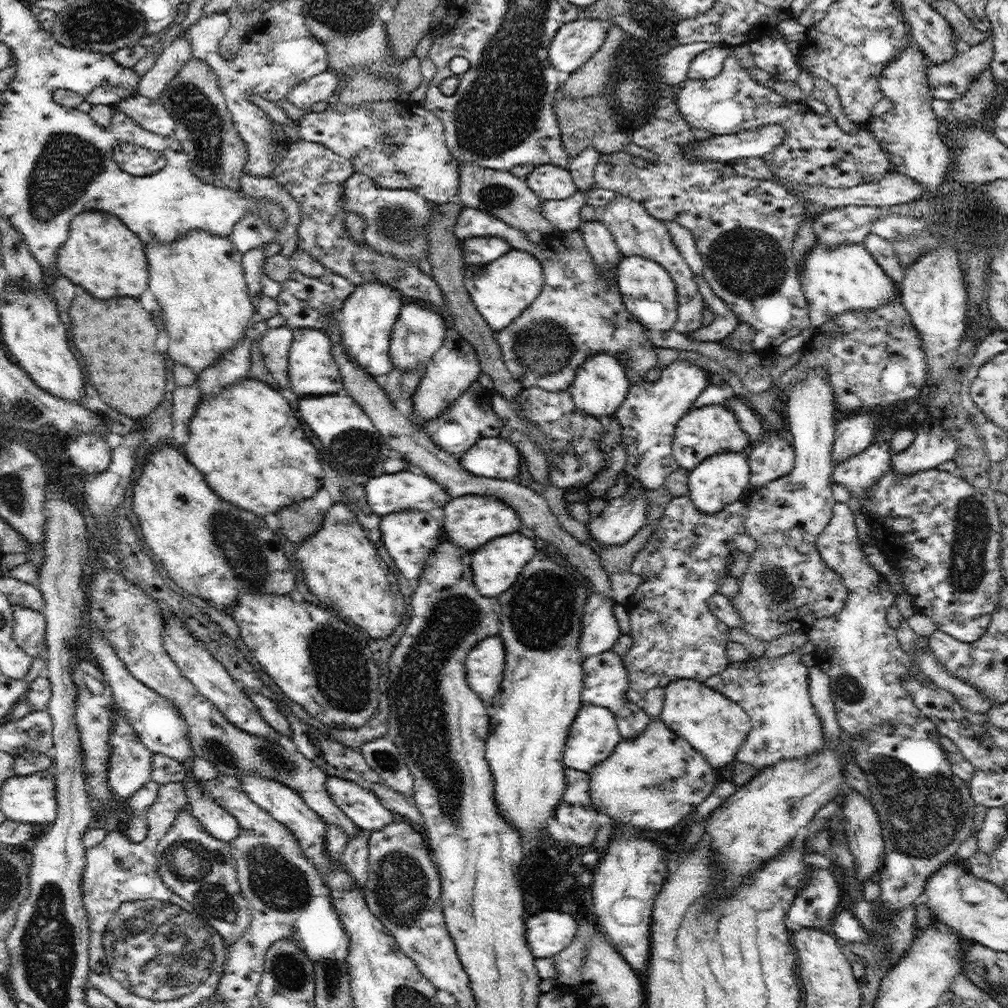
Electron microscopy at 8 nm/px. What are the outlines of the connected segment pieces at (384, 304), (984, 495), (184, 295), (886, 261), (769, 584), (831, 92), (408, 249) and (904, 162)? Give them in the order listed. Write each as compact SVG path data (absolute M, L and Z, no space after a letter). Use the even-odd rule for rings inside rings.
M368 281L356 285L355 288L337 314L342 343L348 349L348 355L368 375L374 378L377 375L389 375L394 368L389 358L389 344L394 324L404 304L403 297L394 287L378 281Z
M938 467L928 469L927 471L916 471L912 475L898 473L898 471L890 468L882 475L880 481L874 483L870 499L866 499L864 514L867 517L868 526L872 528L872 534L876 541L875 545L891 560L890 567L896 568L904 590L912 596L915 612L929 616L934 621L934 624L936 624L938 630L946 632L946 634L949 634L956 640L960 640L960 642L970 643L977 641L986 632L991 621L991 614L996 610L1000 602L999 592L1001 587L998 581L1002 578L1000 548L1002 524L999 519L997 504L990 493L979 491L974 485L968 483L964 476L954 476L951 472L939 470Z
M196 230L170 244L148 244L150 264L150 290L160 302L166 330L170 336L168 356L176 364L184 364L197 376L214 365L225 352L232 350L247 334L255 316L255 306L245 281L243 254L236 250L229 236L216 236L212 232Z
M872 232L866 236L863 243L864 248L868 249L882 270L892 278L892 282L900 286L905 275L905 268L898 262L893 243Z
M811 368L806 377L798 383L790 383L790 399L784 404L786 432L792 434L795 464L791 471L764 486L757 487L748 502L746 532L756 541L756 554L749 557L744 579L740 579L740 594L730 598L736 613L740 613L741 627L749 634L764 642L776 640L783 634L796 630L807 633L810 627L822 617L836 615L848 601L848 590L828 564L822 560L816 539L828 526L833 515L833 506L837 503L831 489L833 466L832 450L835 442L836 401L832 394L832 385L825 368Z
M812 74L812 76L814 78L814 88L810 98L821 101L827 105L828 114L836 119L837 124L840 125L840 128L842 128L845 134L856 132L858 128L865 127L863 124L853 123L852 120L846 116L836 87L832 86L827 80L814 74Z
M354 172L346 182L344 182L344 212L354 211L366 221L366 230L364 230L364 242L368 246L374 247L376 251L388 253L400 259L408 259L412 263L418 264L423 256L428 256L428 221L432 219L432 207L434 203L426 200L424 196L416 191L404 188L384 188L376 184L374 180Z
M912 44L904 47L896 59L888 62L880 73L879 85L883 97L890 99L893 107L880 116L872 117L866 127L889 155L889 172L898 172L916 179L926 189L926 192L922 192L923 197L934 198L947 191L945 182L951 148L949 141L938 132L940 122L931 107L935 97L928 87L926 70L928 62L925 54L916 50Z

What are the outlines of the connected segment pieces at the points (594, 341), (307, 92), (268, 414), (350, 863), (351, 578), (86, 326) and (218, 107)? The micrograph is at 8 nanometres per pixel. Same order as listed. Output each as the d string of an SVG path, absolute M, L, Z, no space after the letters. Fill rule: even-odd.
M463 208L458 215L454 234L460 239L476 237L498 237L504 239L512 248L524 250L532 256L536 256L542 264L544 274L544 286L535 302L526 308L521 316L518 316L507 328L496 332L496 340L501 348L501 354L506 369L512 376L526 388L538 385L547 391L569 390L570 383L574 381L576 370L579 365L592 354L600 352L619 358L619 362L625 366L626 375L632 383L638 383L644 379L645 373L650 368L656 367L658 360L655 354L654 343L649 340L648 332L638 320L625 308L619 288L613 282L600 275L600 269L594 263L594 257L584 242L579 229L551 233L542 238L540 244L528 239L528 233L506 224L500 218L476 210L476 208ZM625 352L628 359L621 356Z
M328 70L296 84L286 94L286 99L304 111L310 112L312 104L327 101L330 96L336 93L338 81L336 72Z
M246 376L224 386L214 396L204 396L189 422L189 428L190 440L182 449L190 464L204 474L208 486L222 500L250 510L256 516L274 514L284 506L300 502L304 498L312 498L324 484L324 463L321 458L318 460L318 450L304 434L298 418L292 412L290 402L262 380L252 380Z
M359 830L354 839L348 840L344 856L342 856L343 865L348 868L352 880L356 882L356 886L362 888L362 891L364 891L366 876L368 876L369 841L367 838L368 832Z
M344 502L332 504L324 512L322 528L304 540L297 550L296 560L300 564L300 572L304 574L304 580L310 588L310 592L314 596L318 596L318 600L322 600L324 604L332 606L340 614L354 620L360 628L367 630L372 638L388 638L394 632L394 628L402 622L404 601L402 598L398 598L399 591L395 584L394 590L396 592L392 592L390 580L386 576L388 574L386 570L389 570L389 567L382 566L381 556L378 556L378 551L374 548L371 540L368 540L367 532L362 528L356 514Z
M84 292L76 296L74 300L70 308L70 320L72 320L72 342L78 348L78 352L84 356L86 368L90 372L90 380L98 388L98 394L102 396L102 400L114 410L122 412L135 421L150 414L164 400L164 388L168 380L166 380L164 358L162 354L156 352L156 346L154 346L158 328L152 322L150 314L140 306L140 302L136 298L96 300Z
M190 58L184 67L178 71L178 74L168 83L158 102L163 103L163 107L174 118L176 128L173 136L178 139L178 143L181 144L184 152L187 152L190 164L192 164L192 172L200 180L204 180L208 184L214 184L220 186L220 188L239 190L244 165L248 162L248 150L246 150L244 140L238 136L238 132L234 128L234 120L232 120L232 115L227 109L218 77L212 71L212 67L200 59Z

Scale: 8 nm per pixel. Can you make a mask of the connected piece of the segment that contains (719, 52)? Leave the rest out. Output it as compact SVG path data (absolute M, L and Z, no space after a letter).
M715 45L712 48L708 48L708 50L702 47L700 54L697 54L690 61L688 79L711 80L718 76L723 69L726 57L732 54L732 52L732 48L722 45Z

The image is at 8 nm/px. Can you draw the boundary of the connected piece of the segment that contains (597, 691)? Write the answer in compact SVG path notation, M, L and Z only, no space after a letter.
M604 651L599 655L586 657L583 660L582 670L584 671L581 690L582 703L595 704L612 711L614 716L618 718L618 728L622 738L631 739L640 735L650 725L650 721L654 721L654 717L648 716L644 712L641 704L628 700L628 696L626 696L629 685L628 671L621 656L618 656L614 651Z

